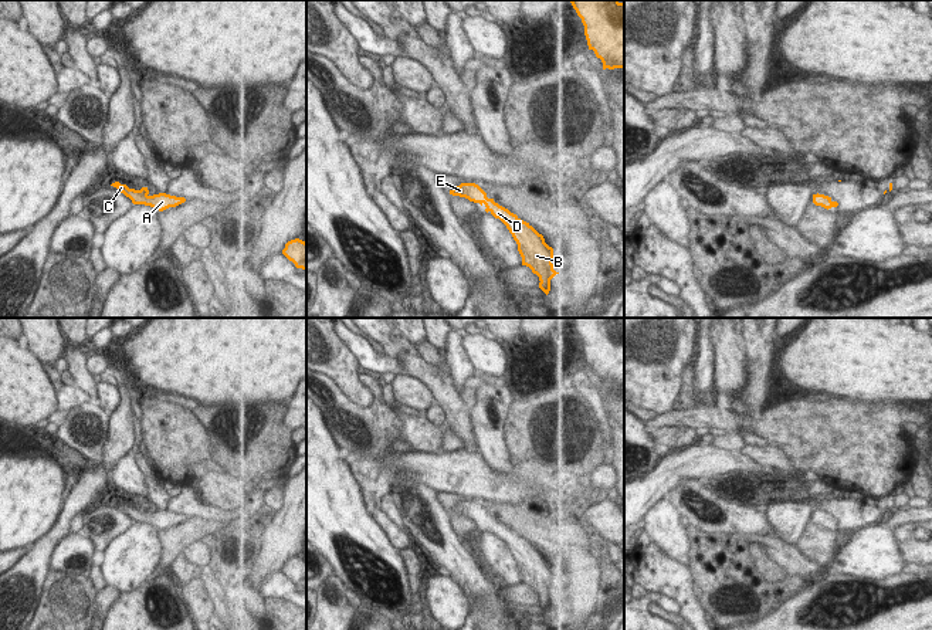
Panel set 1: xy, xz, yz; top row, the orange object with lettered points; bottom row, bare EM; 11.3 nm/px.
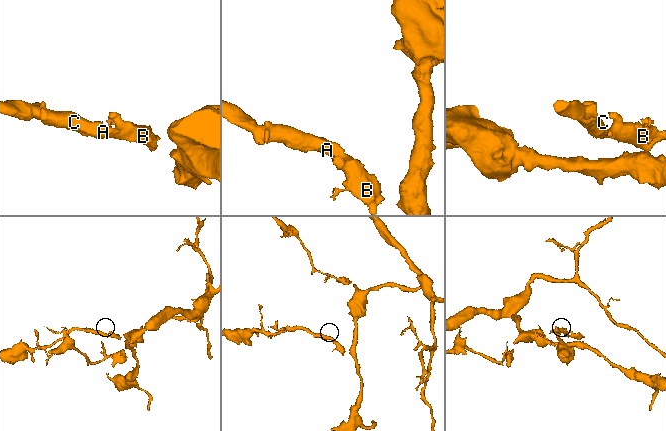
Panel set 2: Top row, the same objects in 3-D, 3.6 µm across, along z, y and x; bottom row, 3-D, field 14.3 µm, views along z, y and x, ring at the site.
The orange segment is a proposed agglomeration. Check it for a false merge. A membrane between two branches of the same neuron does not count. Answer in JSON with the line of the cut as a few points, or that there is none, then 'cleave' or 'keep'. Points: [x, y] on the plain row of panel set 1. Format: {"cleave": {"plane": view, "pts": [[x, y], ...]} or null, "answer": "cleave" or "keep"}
{"cleave": null, "answer": "keep"}

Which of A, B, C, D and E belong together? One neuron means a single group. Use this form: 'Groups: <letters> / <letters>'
Groups: A B C D E

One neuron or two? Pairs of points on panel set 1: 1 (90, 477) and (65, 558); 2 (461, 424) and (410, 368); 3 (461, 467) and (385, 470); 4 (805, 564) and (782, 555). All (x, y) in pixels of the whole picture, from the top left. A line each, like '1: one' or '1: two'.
1: two
2: one
3: one
4: one

